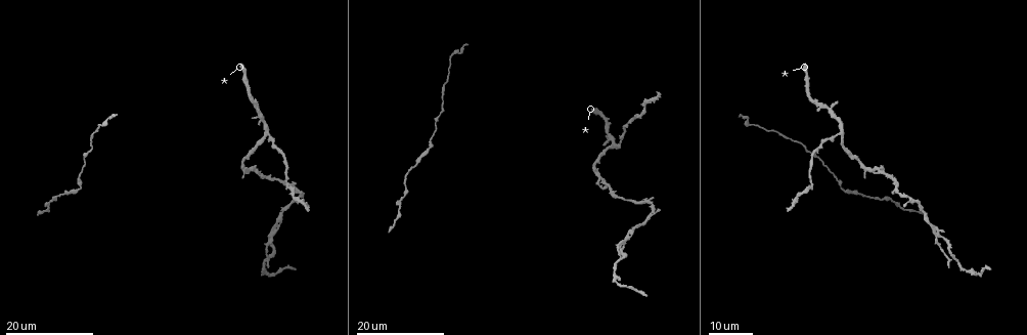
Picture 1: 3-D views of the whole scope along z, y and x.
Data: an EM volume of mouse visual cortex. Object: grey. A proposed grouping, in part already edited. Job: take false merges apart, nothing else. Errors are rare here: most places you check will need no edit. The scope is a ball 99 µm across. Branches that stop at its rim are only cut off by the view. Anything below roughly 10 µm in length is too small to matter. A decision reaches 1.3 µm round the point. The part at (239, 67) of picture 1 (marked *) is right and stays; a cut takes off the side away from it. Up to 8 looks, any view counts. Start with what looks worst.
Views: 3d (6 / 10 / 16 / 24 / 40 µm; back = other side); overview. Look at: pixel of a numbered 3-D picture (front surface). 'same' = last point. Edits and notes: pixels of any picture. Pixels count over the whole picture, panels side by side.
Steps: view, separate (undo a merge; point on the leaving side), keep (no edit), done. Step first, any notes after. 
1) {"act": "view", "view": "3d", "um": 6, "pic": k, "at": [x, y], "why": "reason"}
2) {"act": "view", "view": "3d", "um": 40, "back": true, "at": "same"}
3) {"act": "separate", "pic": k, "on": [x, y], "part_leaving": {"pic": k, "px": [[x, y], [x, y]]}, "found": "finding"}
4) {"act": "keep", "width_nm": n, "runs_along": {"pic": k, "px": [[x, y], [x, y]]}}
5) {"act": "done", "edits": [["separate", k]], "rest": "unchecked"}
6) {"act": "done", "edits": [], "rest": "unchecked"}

{"act": "view", "view": "3d", "um": 16, "pic": 1, "at": [271, 235], "why": "looks like a crossing"}

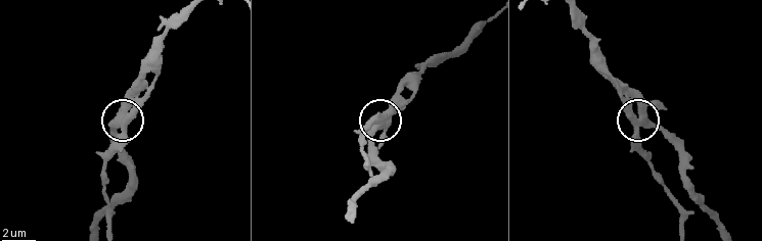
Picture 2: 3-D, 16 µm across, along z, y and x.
{"act": "view", "view": "3d", "um": 10, "pic": 2, "at": [120, 122]}

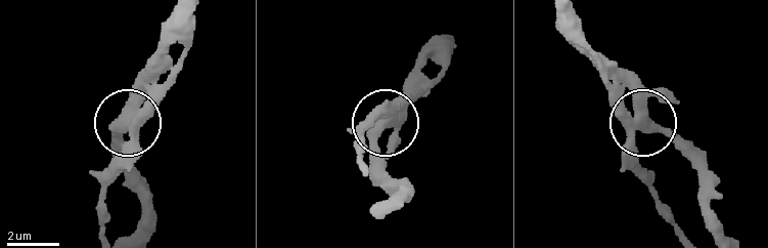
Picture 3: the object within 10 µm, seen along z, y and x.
{"act": "keep", "arms": 4, "found": "all the same neuron"}

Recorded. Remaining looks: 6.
{"act": "view", "view": "3d", "um": 16, "pic": 1, "at": [840, 135]}

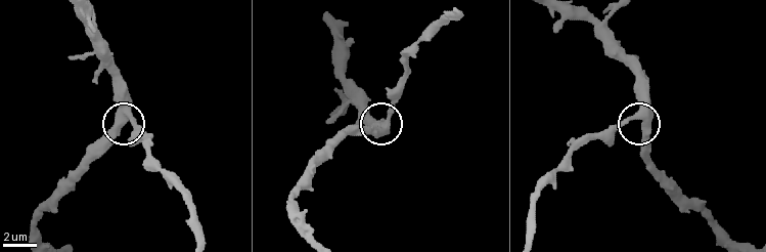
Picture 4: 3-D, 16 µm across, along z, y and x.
{"act": "view", "view": "3d", "um": 6, "pic": 4, "at": [388, 125]}

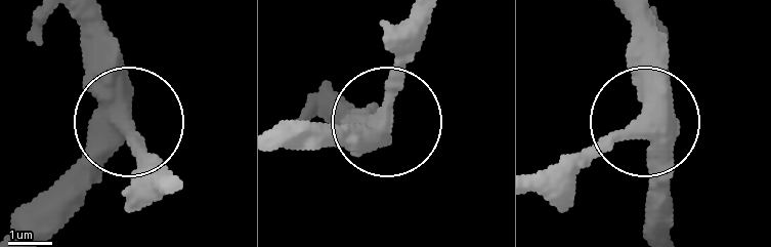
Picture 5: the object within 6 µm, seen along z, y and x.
{"act": "view", "view": "3d", "um": 6, "back": true, "pic": 5, "at": [384, 120], "why": "from behind"}

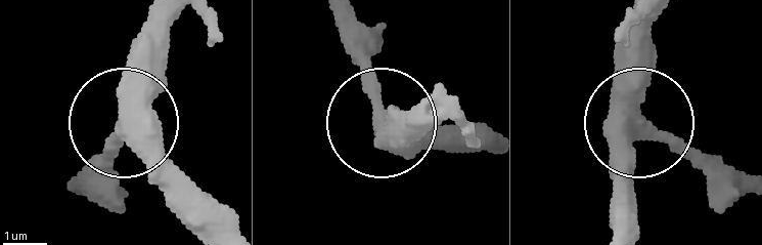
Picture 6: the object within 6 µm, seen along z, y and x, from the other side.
{"act": "keep", "side_arm_um": 27, "runs_along": {"pic": 6, "px": [[659, 15], [640, 114], [725, 199]]}, "found": "continuous, no second neuron"}

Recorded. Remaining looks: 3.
{"act": "view", "view": "3d", "um": 16, "pic": 1, "at": [78, 188], "why": "thin neck"}

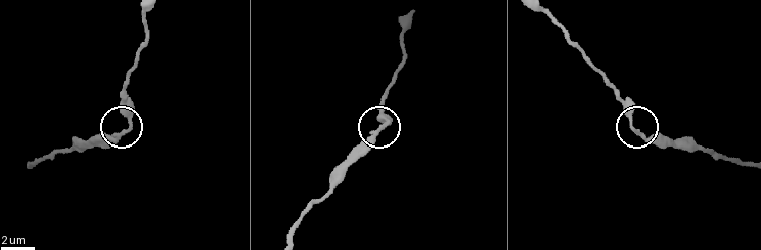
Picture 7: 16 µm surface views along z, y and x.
{"act": "view", "view": "3d", "um": 10, "pic": 7, "at": [629, 126]}

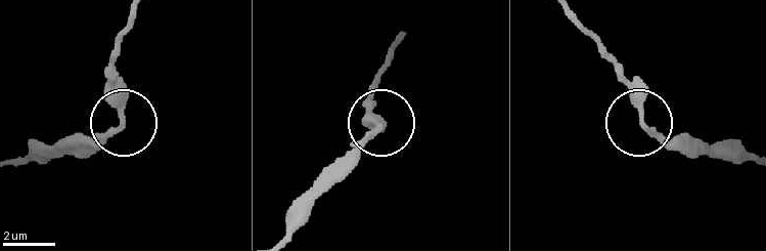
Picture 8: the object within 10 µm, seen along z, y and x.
{"act": "keep", "width_nm": 290, "runs_along": {"pic": 8, "px": [[397, 44], [374, 90], [381, 125], [344, 167]]}, "found": "one neuron here"}

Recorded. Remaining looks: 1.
{"act": "done", "edits": [], "rest": "unchecked"}

